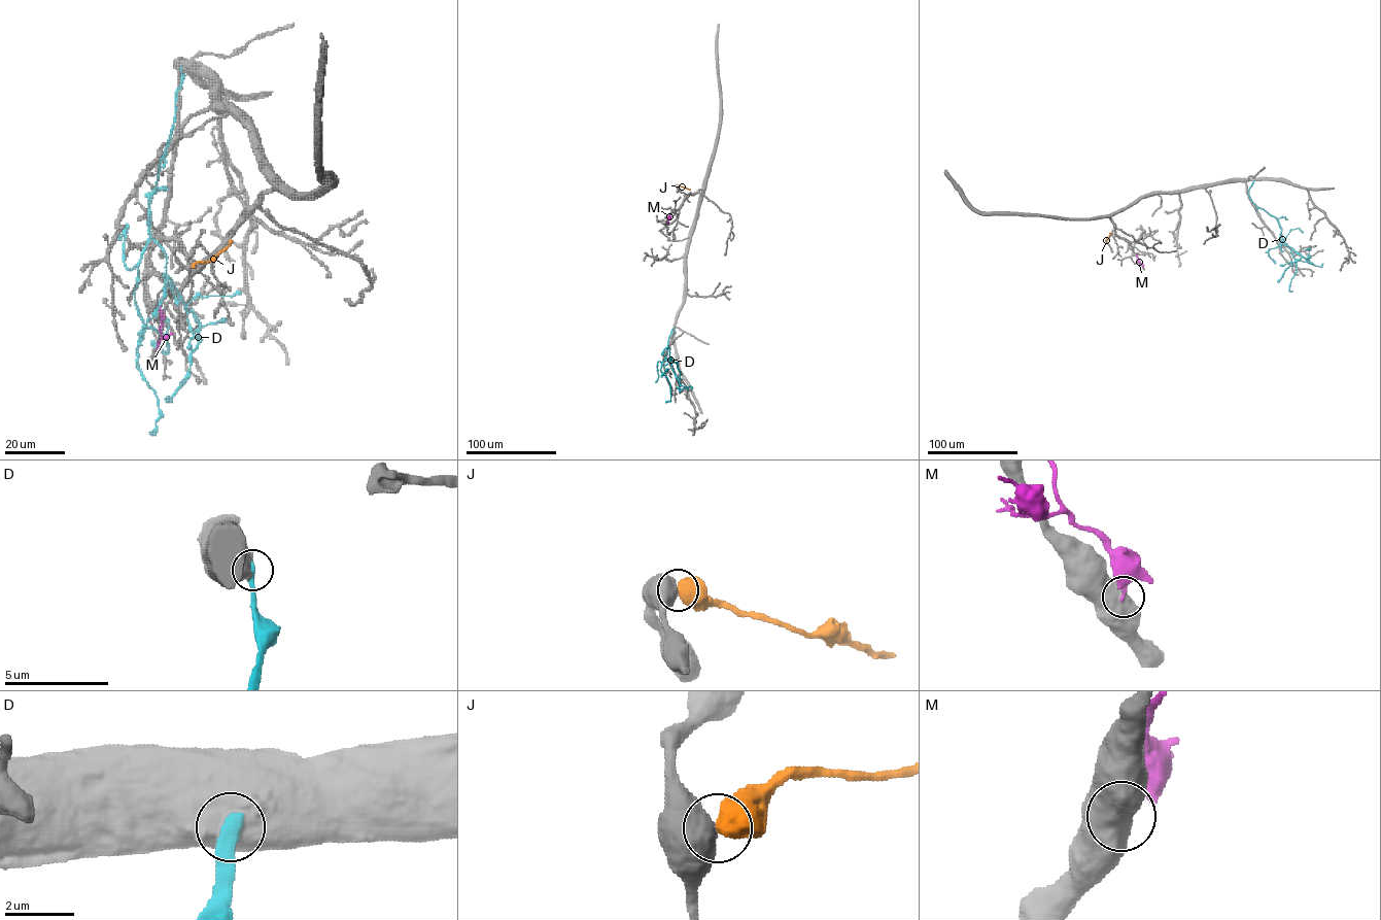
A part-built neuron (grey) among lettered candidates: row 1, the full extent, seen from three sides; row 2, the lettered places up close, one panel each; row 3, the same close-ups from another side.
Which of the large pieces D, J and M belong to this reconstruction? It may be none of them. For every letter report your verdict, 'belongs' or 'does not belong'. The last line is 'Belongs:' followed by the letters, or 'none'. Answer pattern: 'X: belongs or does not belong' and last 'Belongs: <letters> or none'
D: does not belong
J: does not belong
M: does not belong
Belongs: none

